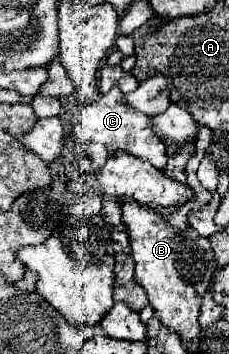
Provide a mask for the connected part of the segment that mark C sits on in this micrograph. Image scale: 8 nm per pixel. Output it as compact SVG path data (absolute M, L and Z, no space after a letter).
M112 87L110 93L100 95L98 103L74 105L72 127L74 127L76 143L82 147L82 151L88 153L94 171L98 171L106 163L106 157L112 151L126 151L134 157L150 161L158 169L162 169L168 161L166 145L162 143L162 139L158 139L158 135L152 129L152 117L132 109L130 105L126 105L124 95L118 87Z

